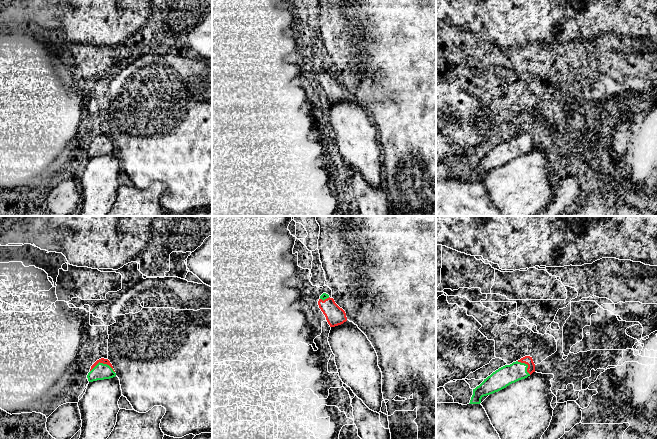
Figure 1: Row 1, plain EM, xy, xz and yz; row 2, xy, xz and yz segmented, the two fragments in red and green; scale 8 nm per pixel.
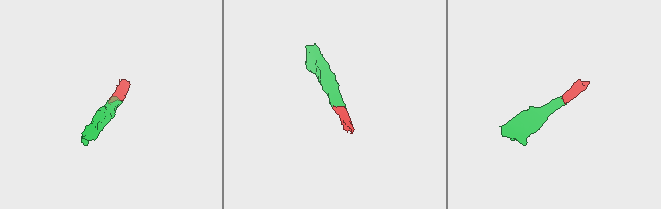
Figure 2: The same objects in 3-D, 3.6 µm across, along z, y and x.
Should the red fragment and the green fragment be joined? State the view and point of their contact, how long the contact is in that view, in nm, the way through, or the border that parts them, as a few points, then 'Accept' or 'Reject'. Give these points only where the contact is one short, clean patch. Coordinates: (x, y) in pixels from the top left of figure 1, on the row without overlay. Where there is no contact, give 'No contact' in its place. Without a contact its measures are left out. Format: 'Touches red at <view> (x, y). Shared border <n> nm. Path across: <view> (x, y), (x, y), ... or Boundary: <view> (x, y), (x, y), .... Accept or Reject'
Touches red at xy (103, 139). Shared border 200 nm. Path across: xy (105, 137), (103, 139), (101, 147). Accept

